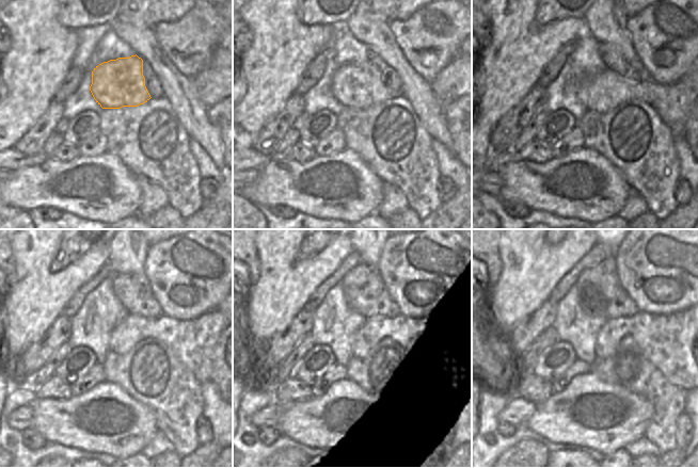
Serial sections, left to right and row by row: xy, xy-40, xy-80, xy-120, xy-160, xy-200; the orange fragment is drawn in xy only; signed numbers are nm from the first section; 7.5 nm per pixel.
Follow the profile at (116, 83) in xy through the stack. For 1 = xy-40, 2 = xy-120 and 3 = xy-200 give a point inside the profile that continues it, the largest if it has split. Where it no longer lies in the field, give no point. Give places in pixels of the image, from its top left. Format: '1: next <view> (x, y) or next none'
1: next xy-40 (357, 85)
2: next xy-120 (193, 342)
3: next xy-200 (668, 342)

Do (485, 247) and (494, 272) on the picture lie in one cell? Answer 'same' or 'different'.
same

